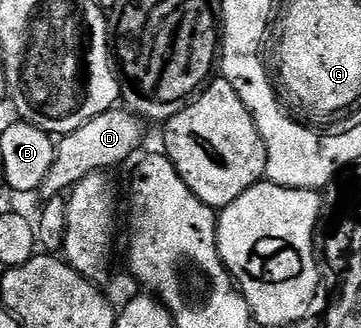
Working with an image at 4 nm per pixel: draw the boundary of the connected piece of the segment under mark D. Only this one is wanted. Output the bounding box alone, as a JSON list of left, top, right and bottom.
[38,108,145,202]

